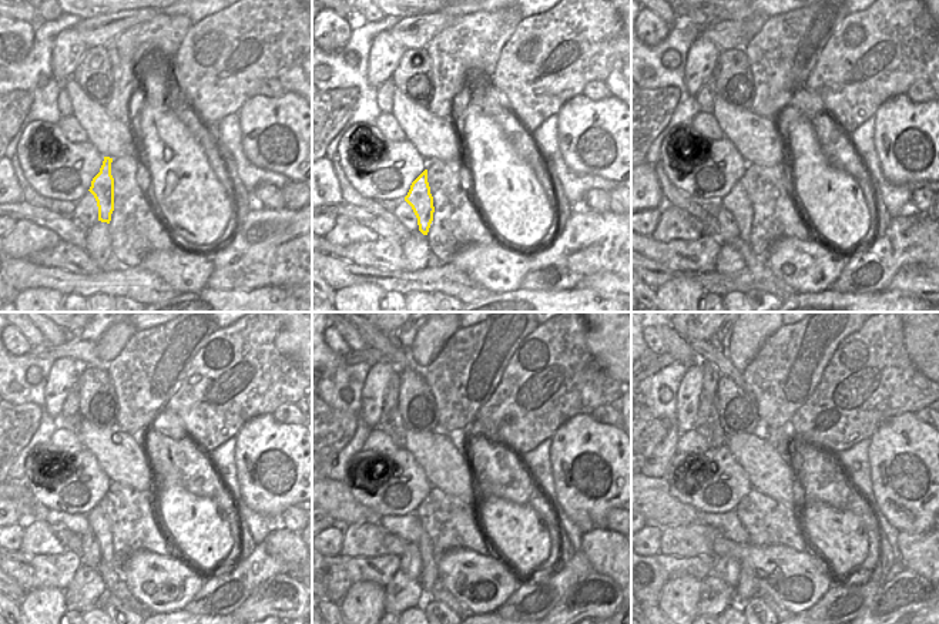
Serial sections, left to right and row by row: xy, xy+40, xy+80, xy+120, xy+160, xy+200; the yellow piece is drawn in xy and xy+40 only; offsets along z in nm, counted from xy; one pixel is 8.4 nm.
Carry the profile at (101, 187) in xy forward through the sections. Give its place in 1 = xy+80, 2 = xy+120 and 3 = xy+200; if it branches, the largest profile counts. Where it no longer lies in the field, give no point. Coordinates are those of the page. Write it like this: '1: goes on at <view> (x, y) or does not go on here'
1: goes on at xy+80 (737, 201)
2: goes on at xy+120 (107, 567)
3: goes on at xy+200 (747, 587)

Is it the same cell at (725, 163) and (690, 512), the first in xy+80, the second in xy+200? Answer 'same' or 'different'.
different

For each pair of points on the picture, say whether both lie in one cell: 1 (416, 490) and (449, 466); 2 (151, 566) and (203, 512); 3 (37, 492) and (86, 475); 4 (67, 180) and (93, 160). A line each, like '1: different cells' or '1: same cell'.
1: different cells
2: different cells
3: same cell
4: same cell

